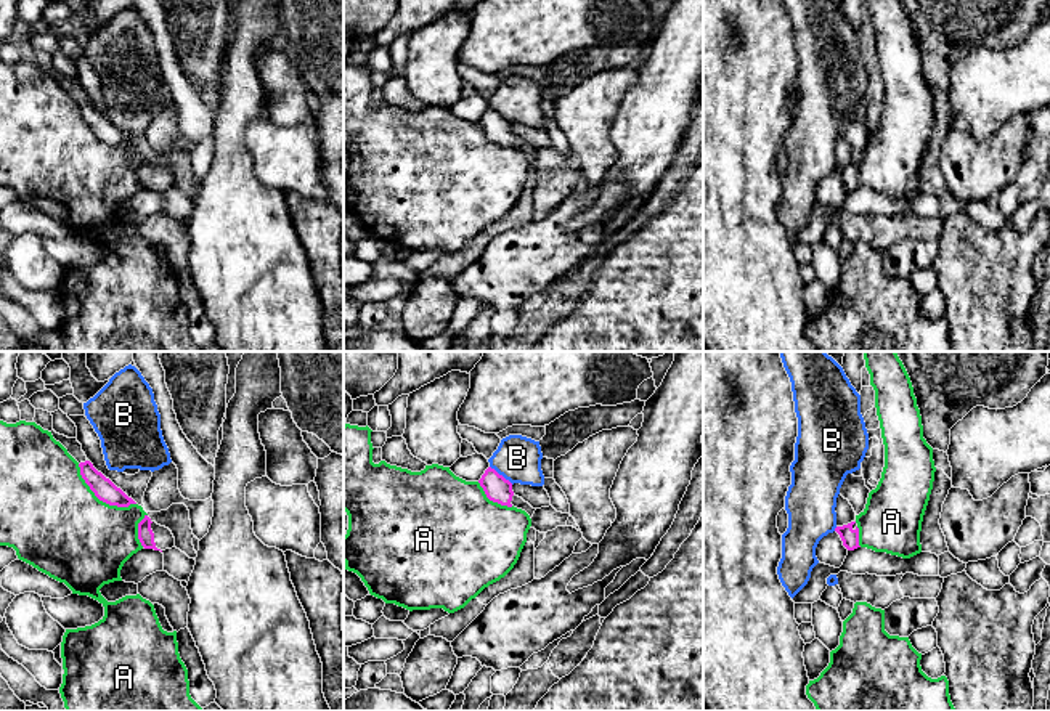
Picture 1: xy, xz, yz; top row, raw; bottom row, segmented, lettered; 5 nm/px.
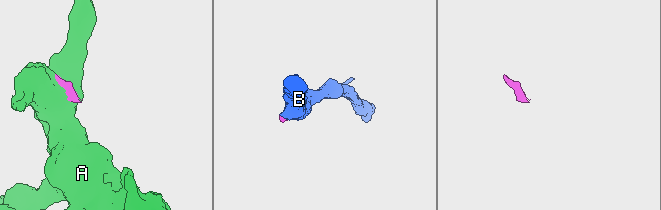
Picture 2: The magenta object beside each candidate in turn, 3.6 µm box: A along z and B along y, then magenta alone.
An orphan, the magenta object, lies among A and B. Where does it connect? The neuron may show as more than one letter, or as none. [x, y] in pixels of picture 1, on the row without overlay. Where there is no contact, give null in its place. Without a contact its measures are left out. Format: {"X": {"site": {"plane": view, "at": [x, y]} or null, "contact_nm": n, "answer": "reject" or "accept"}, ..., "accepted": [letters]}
{"A": {"site": {"plane": "xy", "at": [100, 140]}, "contact_nm": 360, "answer": "reject"}, "B": {"site": {"plane": "xz", "at": [501, 116]}, "contact_nm": 150, "answer": "reject"}, "accepted": []}

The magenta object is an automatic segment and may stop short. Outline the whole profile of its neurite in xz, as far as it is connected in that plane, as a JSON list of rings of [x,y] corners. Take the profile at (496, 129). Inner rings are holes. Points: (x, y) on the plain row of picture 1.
[[[488,108],[478,124],[490,141],[507,148],[514,146],[525,151],[530,159],[533,157],[536,149],[533,149],[522,138],[515,136],[512,132],[512,124],[499,116],[494,109]]]

